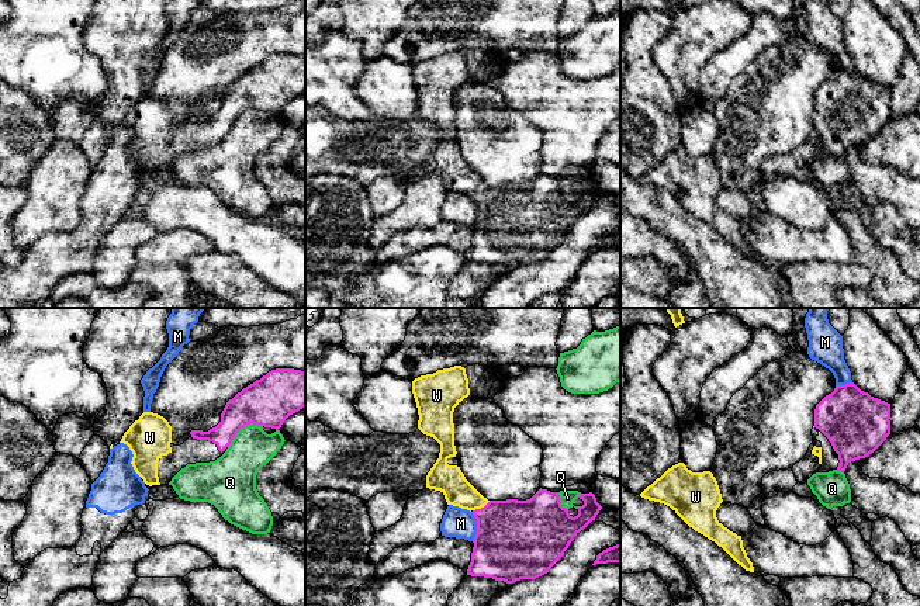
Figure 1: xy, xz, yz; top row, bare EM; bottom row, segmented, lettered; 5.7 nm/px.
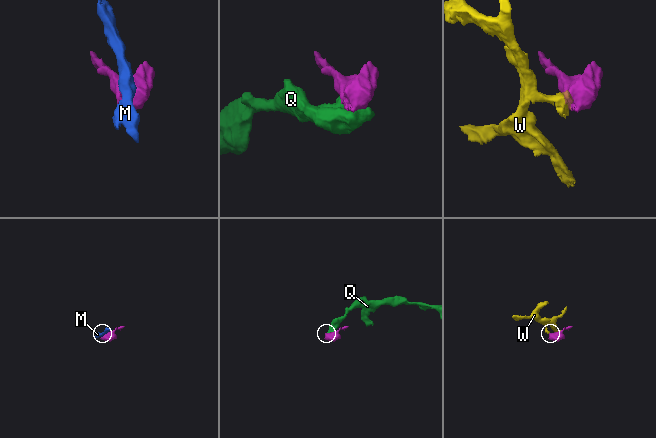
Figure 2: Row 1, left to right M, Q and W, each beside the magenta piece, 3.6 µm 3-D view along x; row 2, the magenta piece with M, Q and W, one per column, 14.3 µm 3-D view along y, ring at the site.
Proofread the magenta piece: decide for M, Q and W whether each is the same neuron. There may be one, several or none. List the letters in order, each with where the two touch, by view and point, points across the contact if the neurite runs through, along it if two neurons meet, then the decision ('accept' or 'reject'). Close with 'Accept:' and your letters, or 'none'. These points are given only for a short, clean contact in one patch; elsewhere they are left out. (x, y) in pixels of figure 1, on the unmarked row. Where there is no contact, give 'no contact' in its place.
M: contact xz (477, 211); reject
Q: contact xy (242, 113); reject
W: contact xz (481, 193); way xz (514, 222), (481, 193), (457, 176); accept
Accept: W

